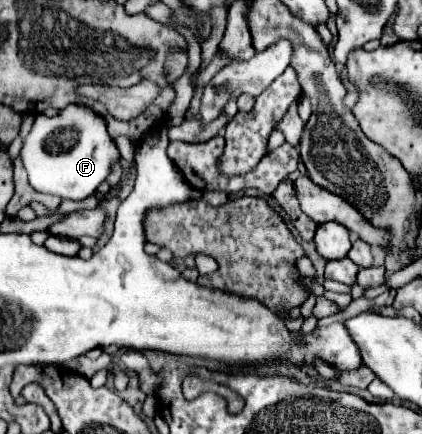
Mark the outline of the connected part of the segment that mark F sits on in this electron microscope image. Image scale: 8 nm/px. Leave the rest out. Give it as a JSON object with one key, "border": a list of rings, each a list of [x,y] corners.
{"border":[[[74,103],[60,109],[54,117],[36,117],[30,135],[22,145],[22,163],[28,171],[30,185],[40,193],[58,195],[62,199],[90,197],[120,159],[118,147],[108,135],[106,121],[90,107]]]}

